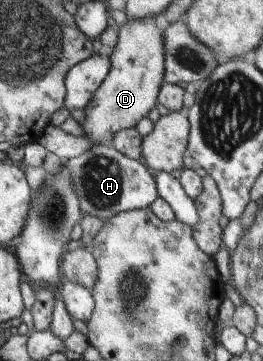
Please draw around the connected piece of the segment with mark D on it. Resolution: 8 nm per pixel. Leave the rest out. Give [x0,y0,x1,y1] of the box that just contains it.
[81,16,165,145]

